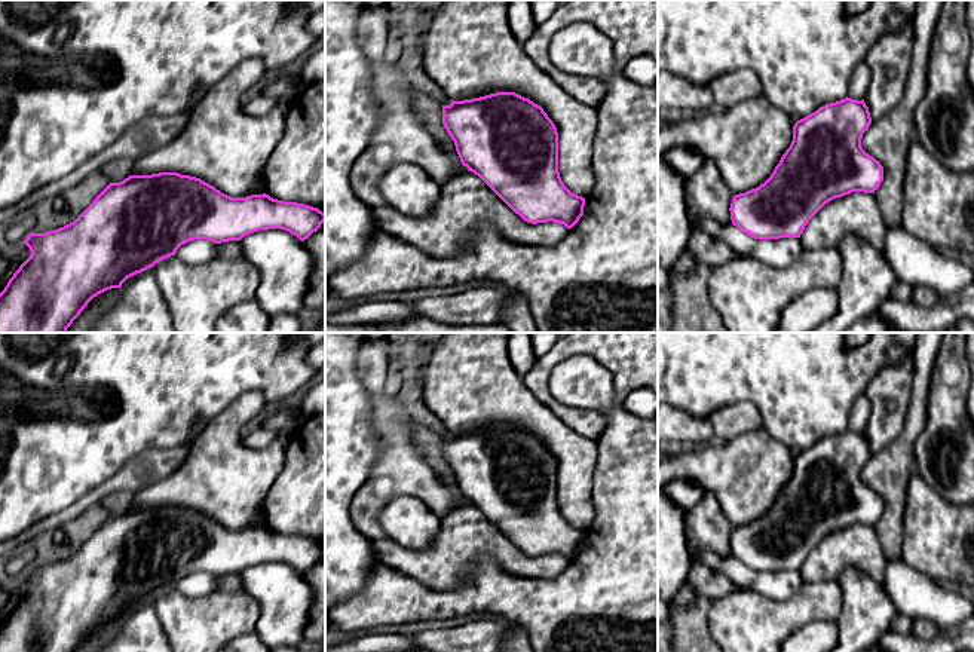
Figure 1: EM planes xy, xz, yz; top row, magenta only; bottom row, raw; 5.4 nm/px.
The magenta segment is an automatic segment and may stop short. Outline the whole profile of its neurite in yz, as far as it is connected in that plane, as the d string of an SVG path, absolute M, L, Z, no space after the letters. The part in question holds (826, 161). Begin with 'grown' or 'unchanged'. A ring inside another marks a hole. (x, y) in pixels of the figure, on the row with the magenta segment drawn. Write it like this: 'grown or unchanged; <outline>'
unchanged; M848 97L797 120L793 126L793 141L771 177L759 187L733 196L729 208L732 224L754 239L800 238L809 220L830 201L852 192L875 193L883 181L883 166L861 147L863 134L870 123L864 100Z

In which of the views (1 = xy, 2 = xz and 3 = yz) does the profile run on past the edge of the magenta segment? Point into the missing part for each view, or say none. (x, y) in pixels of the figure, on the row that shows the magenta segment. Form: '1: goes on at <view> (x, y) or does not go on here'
1: does not go on here
2: does not go on here
3: does not go on here

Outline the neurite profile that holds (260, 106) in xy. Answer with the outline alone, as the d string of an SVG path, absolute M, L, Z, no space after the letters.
M260 95L244 105L244 111L249 116L260 117L267 114L276 105L279 105L276 98Z

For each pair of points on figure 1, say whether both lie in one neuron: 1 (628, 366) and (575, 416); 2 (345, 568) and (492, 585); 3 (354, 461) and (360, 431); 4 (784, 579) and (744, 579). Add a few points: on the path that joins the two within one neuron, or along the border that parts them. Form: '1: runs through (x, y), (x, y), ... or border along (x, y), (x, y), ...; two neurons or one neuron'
1: runs through (593, 348), (560, 351), (542, 369), (542, 389); one neuron
2: border along (377, 562), (370, 571), (365, 584), (348, 599); two neurons
3: runs through (354, 453), (354, 438); one neuron
4: runs through (774, 579), (754, 579); one neuron

